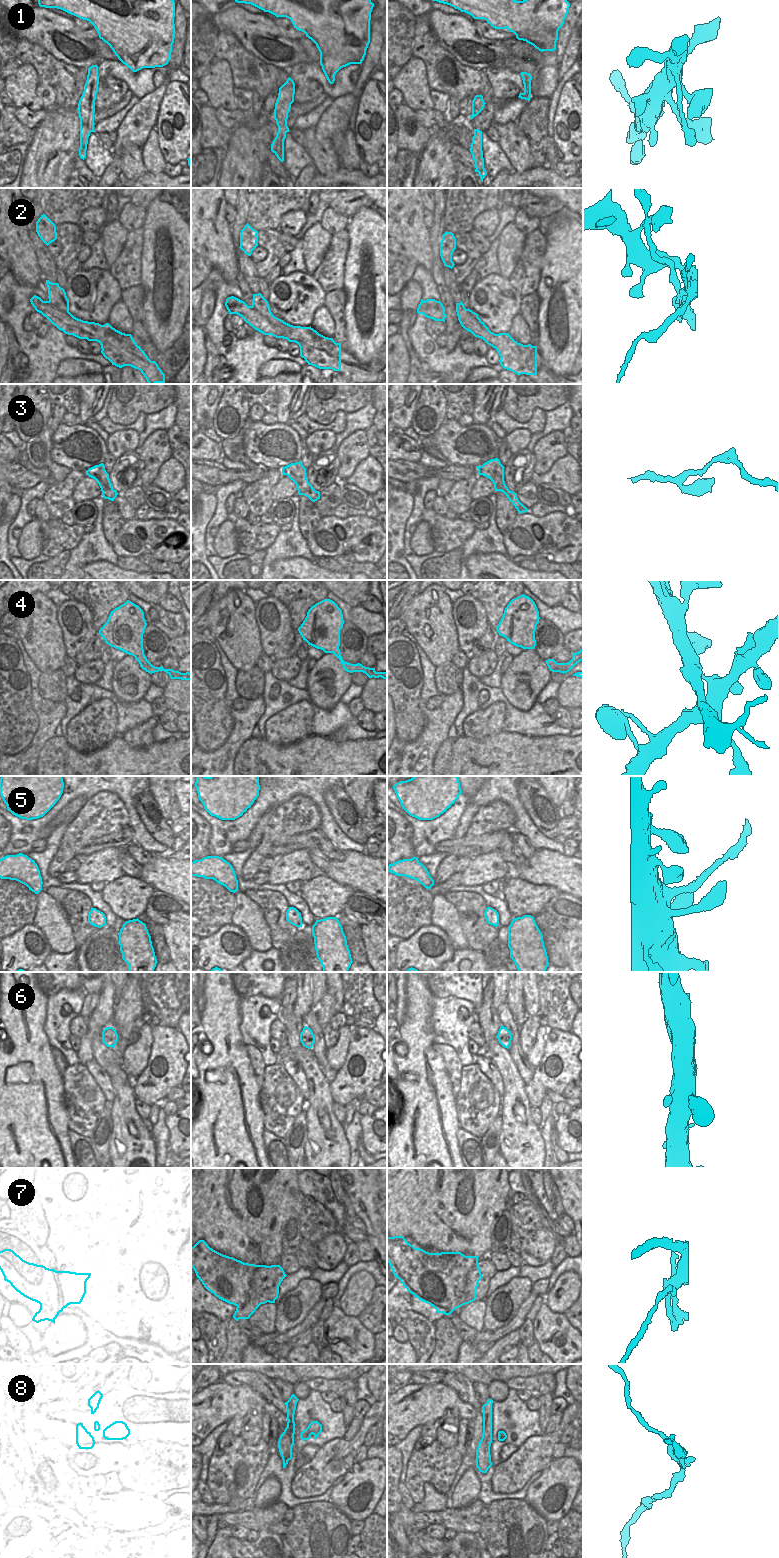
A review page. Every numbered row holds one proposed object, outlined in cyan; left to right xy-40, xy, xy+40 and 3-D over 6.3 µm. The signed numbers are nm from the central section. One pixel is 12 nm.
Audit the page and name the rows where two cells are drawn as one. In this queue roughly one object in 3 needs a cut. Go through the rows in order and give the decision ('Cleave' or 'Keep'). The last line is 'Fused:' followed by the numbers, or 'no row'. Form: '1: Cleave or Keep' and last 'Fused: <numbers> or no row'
1: Keep
2: Cleave
3: Keep
4: Cleave
5: Cleave
6: Keep
7: Cleave
8: Cleave
Fused: 2, 4, 5, 7, 8

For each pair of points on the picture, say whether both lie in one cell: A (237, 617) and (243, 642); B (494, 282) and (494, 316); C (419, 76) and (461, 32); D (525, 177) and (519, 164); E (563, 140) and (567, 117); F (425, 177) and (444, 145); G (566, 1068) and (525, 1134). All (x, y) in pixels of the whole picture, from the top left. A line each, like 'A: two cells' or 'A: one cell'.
A: one cell
B: one cell
C: two cells
D: two cells
E: one cell
F: one cell
G: two cells

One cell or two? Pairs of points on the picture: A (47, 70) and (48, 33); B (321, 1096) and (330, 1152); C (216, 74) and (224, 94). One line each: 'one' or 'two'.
A: one
B: one
C: one

